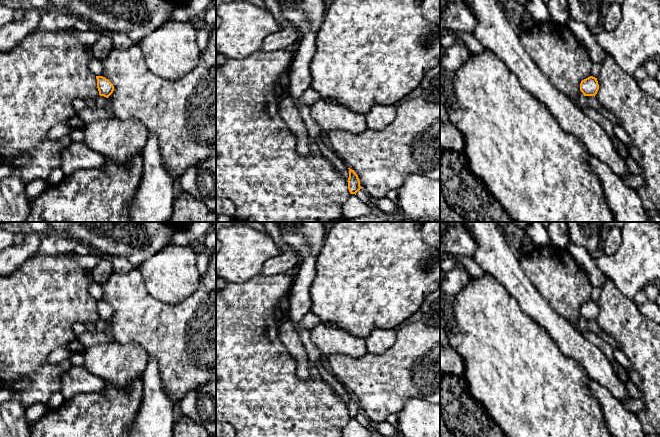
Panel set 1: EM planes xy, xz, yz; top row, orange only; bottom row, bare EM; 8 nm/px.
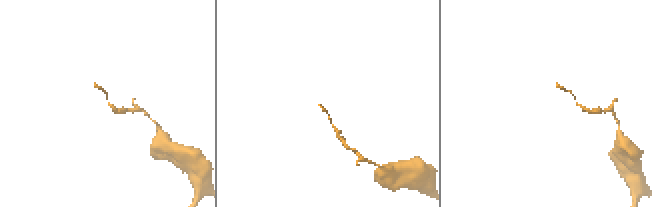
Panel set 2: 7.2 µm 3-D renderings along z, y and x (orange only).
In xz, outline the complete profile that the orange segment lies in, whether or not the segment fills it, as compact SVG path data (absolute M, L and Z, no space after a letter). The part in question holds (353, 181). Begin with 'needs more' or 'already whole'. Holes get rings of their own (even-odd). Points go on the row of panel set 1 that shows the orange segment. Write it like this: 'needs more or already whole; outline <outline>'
already whole; outline M349 169L348 189L350 194L355 194L361 189L360 180L354 170Z

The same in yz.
already whole; outline M590 76L580 83L580 91L584 94L584 96L594 96L597 94L599 90L599 84L597 78Z

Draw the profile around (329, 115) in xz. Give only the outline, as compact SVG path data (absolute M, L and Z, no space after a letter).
M320 98L310 106L310 113L324 135L333 130L359 134L368 129L364 114L335 101Z

